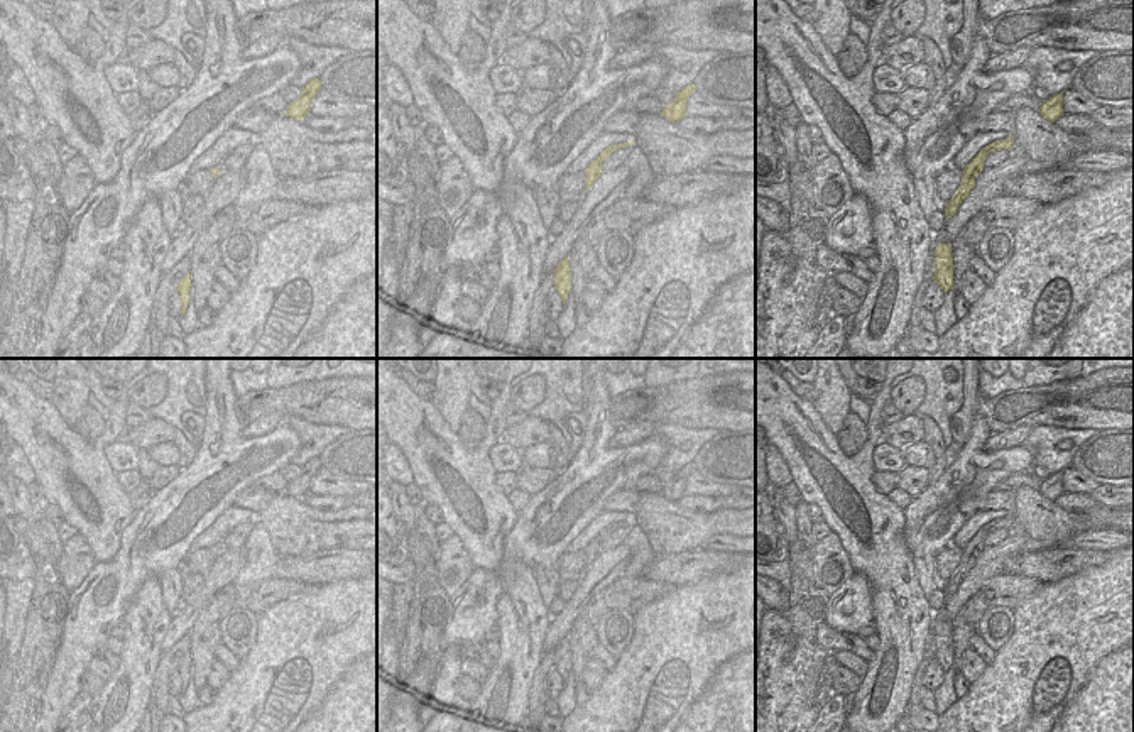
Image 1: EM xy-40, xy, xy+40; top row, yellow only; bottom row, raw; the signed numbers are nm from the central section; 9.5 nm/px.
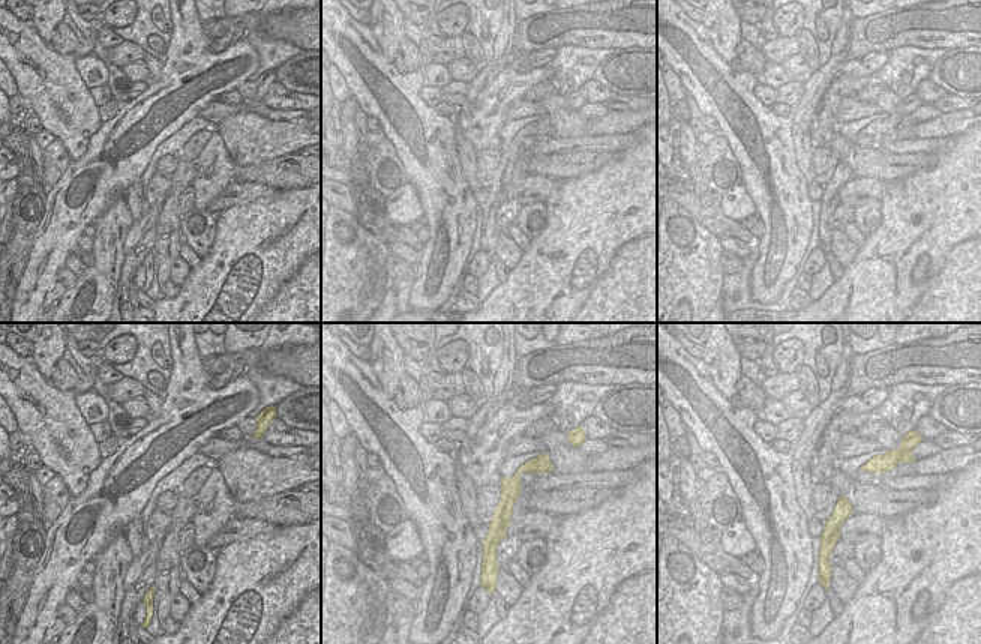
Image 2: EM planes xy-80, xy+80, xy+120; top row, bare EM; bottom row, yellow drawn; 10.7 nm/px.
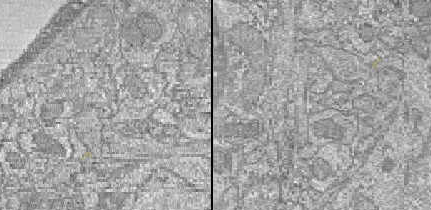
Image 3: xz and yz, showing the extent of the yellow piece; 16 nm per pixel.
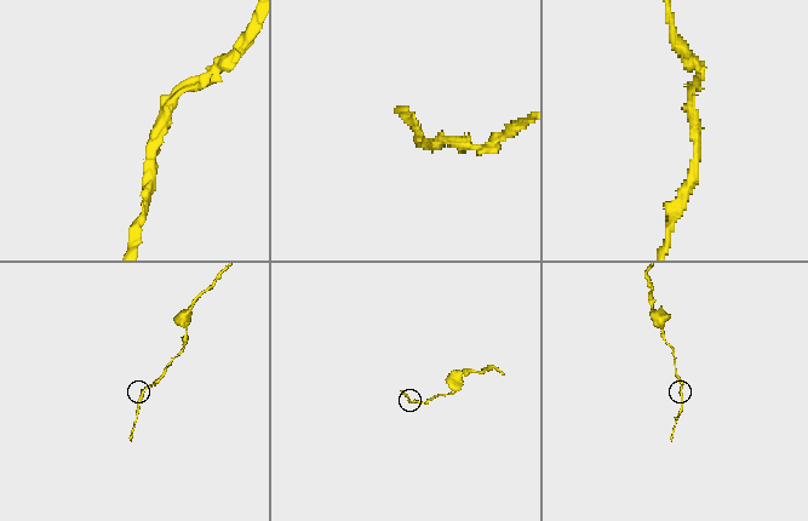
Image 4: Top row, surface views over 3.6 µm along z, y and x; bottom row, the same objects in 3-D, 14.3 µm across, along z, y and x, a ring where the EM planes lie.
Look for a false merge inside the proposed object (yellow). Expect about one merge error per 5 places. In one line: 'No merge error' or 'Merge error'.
No merge error

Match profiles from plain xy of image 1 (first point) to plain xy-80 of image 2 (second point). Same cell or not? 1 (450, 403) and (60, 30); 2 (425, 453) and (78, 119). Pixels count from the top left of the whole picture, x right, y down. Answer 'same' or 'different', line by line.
1: different
2: same

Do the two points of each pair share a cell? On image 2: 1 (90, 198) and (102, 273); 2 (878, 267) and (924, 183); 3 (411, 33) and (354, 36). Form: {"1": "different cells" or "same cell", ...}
{"1": "different cells", "2": "same cell", "3": "different cells"}

